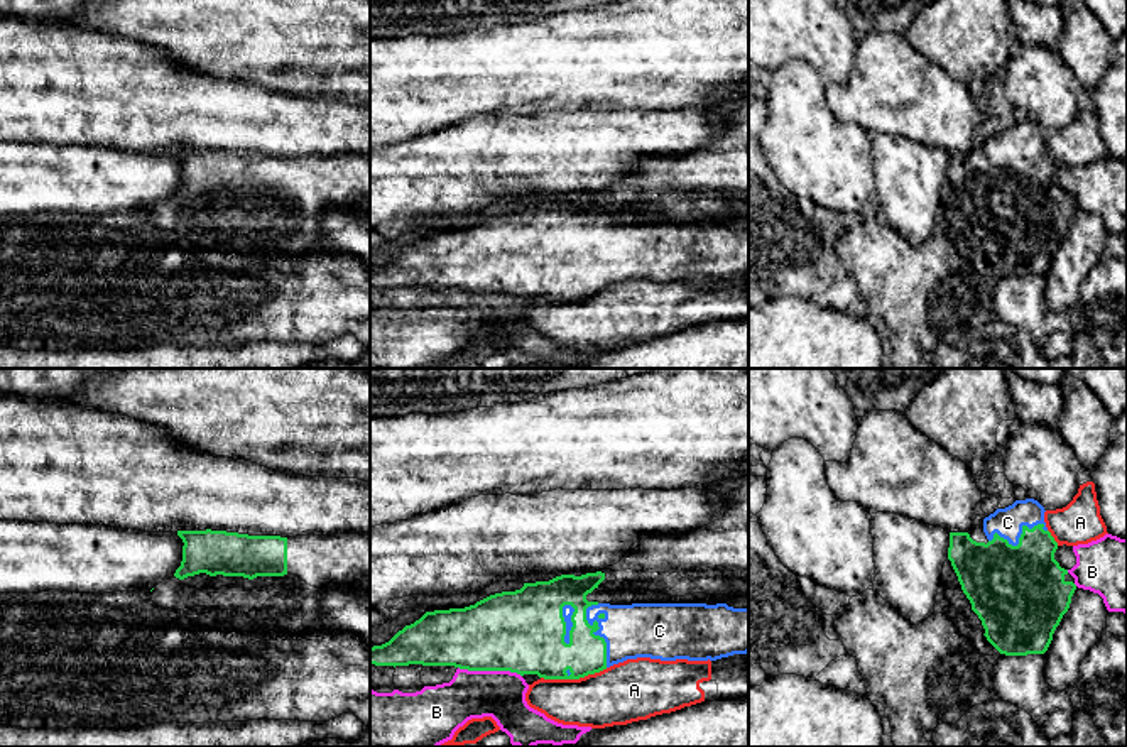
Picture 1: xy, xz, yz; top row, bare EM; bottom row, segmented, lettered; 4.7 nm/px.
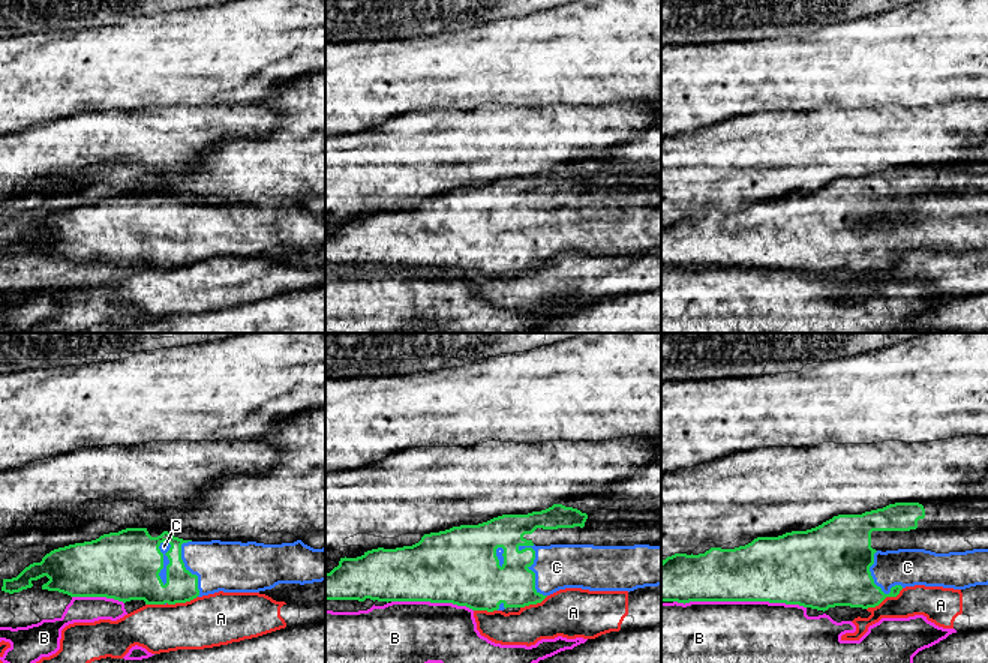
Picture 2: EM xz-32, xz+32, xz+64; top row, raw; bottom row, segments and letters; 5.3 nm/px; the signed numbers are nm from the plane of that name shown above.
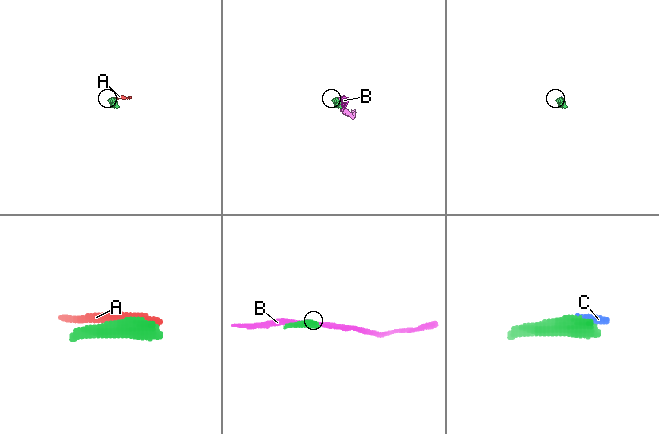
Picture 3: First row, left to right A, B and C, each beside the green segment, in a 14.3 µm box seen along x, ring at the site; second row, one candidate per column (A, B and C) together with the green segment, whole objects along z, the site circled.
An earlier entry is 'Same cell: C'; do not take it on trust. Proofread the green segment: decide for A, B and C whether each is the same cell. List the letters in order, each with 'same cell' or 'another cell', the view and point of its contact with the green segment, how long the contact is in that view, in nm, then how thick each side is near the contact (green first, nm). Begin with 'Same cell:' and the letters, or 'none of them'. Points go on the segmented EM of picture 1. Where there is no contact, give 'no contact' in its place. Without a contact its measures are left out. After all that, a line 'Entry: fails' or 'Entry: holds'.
Same cell: C
A: another cell; meets green in xz at (573, 678); contact 320 nm long; 280 nm thick on the green side, 280 nm on the other
B: another cell; meets green in xz at (490, 670); contact 300 nm long; 400 nm thick on the green side, 220 nm on the other
C: same cell; meets green in xz at (595, 631); contact 320 nm long; 220 nm thick on the green side, 260 nm on the other
Entry: holds

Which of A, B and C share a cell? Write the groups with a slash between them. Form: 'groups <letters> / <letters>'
groups A / B / C

